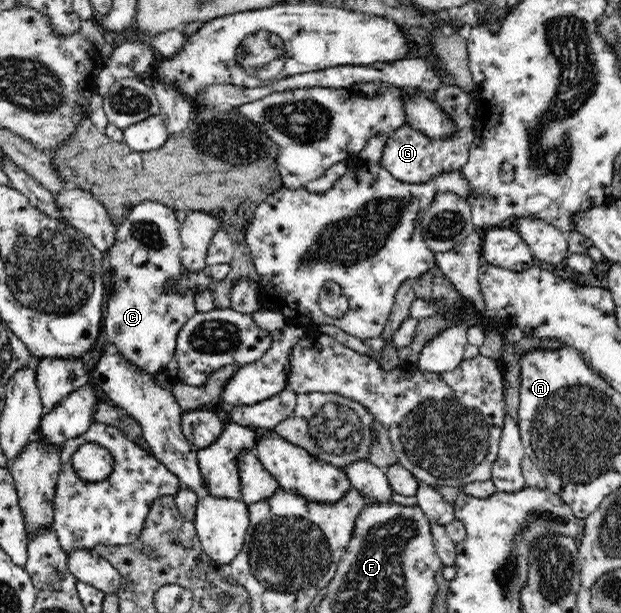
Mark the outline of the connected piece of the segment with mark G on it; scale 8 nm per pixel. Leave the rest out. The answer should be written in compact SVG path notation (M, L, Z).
M458 86L439 87L433 92L433 100L449 114L449 118L456 123L455 133L449 139L431 139L420 131L404 123L395 129L386 139L386 144L381 157L381 165L389 173L403 183L427 183L429 179L461 169L468 160L470 147L474 140L474 118L469 116L467 107L474 101L473 92L467 92Z

